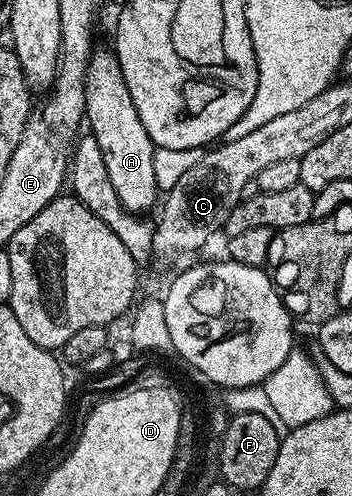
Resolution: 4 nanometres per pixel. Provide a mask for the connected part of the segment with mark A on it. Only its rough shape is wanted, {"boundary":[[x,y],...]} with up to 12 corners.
{"boundary":[[93,48],[84,115],[128,213],[158,201],[154,151],[111,48]]}

